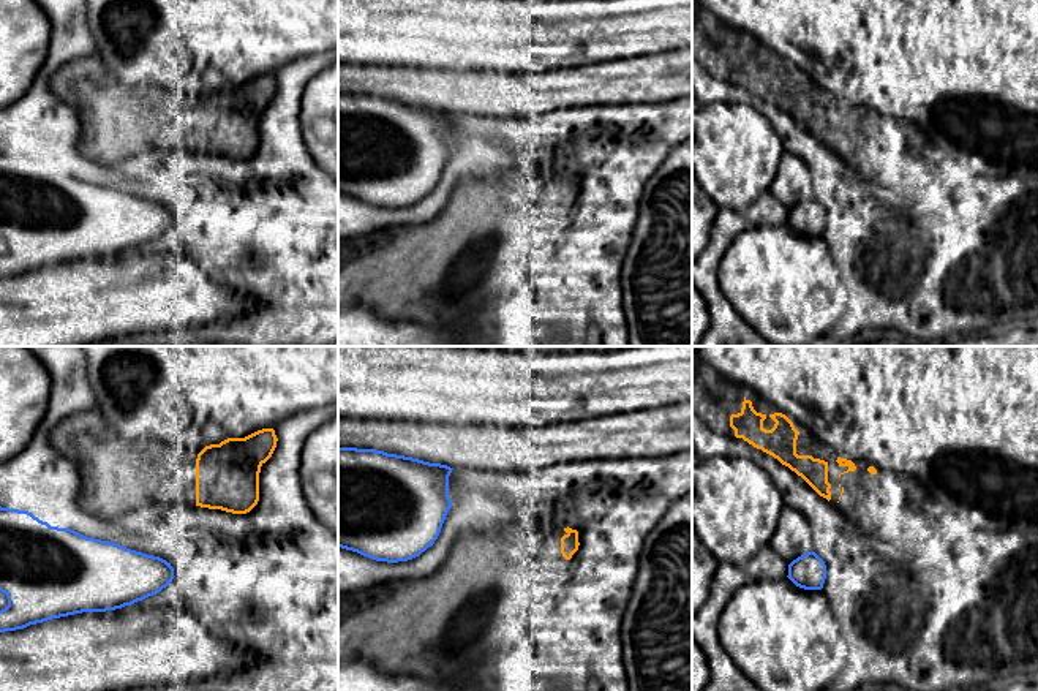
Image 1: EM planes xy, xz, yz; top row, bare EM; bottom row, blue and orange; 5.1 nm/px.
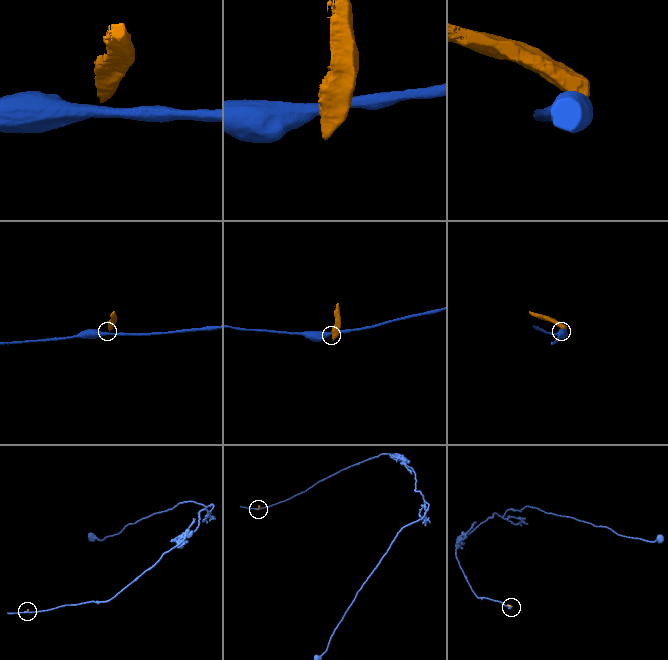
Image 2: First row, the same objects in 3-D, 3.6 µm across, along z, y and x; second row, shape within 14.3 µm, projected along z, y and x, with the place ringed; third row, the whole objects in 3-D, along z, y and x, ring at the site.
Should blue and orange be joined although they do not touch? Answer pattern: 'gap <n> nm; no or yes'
gap 280 nm; no

